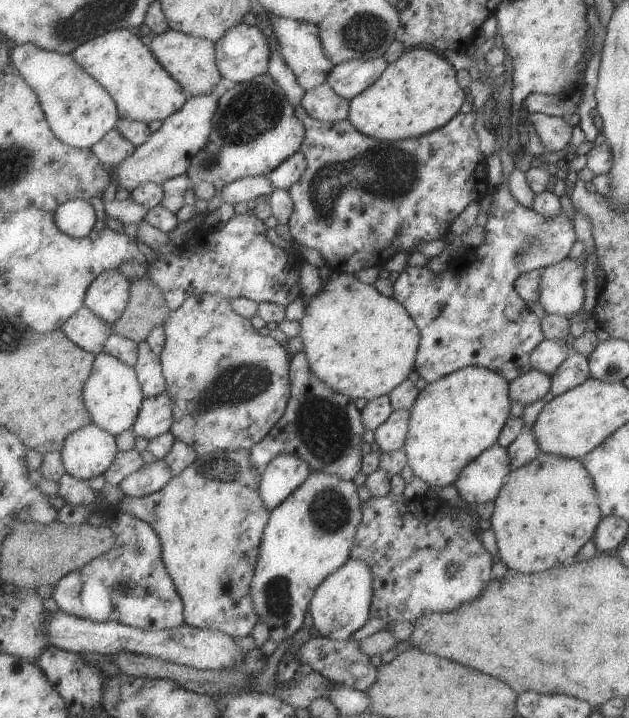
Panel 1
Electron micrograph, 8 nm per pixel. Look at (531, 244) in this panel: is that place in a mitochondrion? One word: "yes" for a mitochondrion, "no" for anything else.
yes

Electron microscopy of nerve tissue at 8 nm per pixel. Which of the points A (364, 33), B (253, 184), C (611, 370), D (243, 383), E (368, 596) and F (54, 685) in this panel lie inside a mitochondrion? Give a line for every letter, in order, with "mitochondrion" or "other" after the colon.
A: mitochondrion
B: other
C: mitochondrion
D: mitochondrion
E: other
F: other

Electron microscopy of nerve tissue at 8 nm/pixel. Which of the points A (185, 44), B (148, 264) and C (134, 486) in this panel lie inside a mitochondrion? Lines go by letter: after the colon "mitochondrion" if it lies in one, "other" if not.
A: other
B: other
C: other

